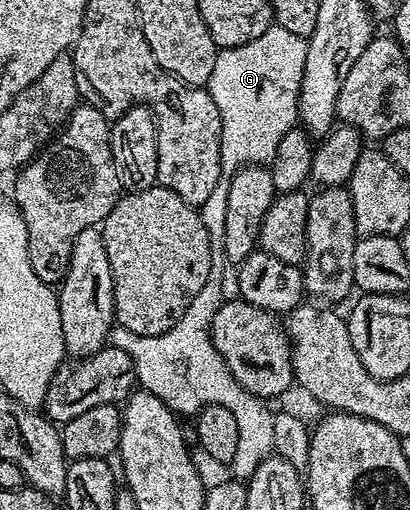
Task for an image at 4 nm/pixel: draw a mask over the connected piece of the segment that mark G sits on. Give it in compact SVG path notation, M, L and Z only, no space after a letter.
M272 23L261 38L253 38L253 42L218 49L213 74L205 87L211 93L213 102L217 102L217 110L221 110L221 170L224 175L217 186L213 186L213 194L198 205L199 217L201 222L205 222L211 243L210 276L185 314L165 334L141 336L117 326L109 337L110 345L123 350L134 362L138 385L160 398L172 412L181 416L195 416L209 405L224 406L232 411L237 423L238 440L229 471L234 479L244 482L250 480L257 466L274 453L275 415L272 409L268 409L270 407L266 401L249 394L233 378L232 371L213 346L211 338L213 315L225 299L221 278L227 264L223 254L223 235L229 182L237 170L251 164L266 165L273 154L277 154L277 142L281 142L281 138L296 127L306 53L307 40L277 23Z

